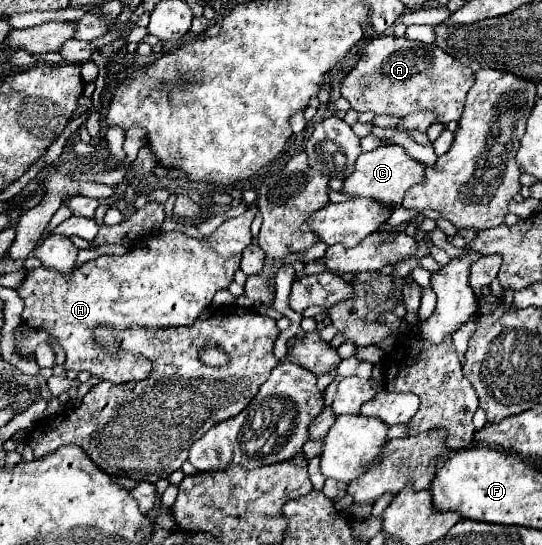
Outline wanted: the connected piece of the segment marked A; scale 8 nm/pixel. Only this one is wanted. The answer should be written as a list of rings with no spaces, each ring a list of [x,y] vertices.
[[[380,35],[366,45],[354,69],[342,79],[340,93],[358,113],[372,111],[376,115],[404,117],[414,111],[432,111],[438,121],[446,125],[462,117],[466,93],[474,81],[472,69],[460,65],[436,45],[408,41],[406,37]]]

